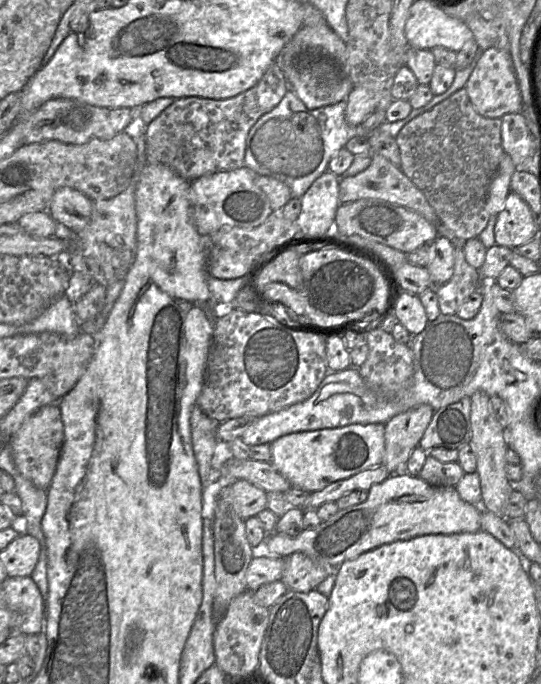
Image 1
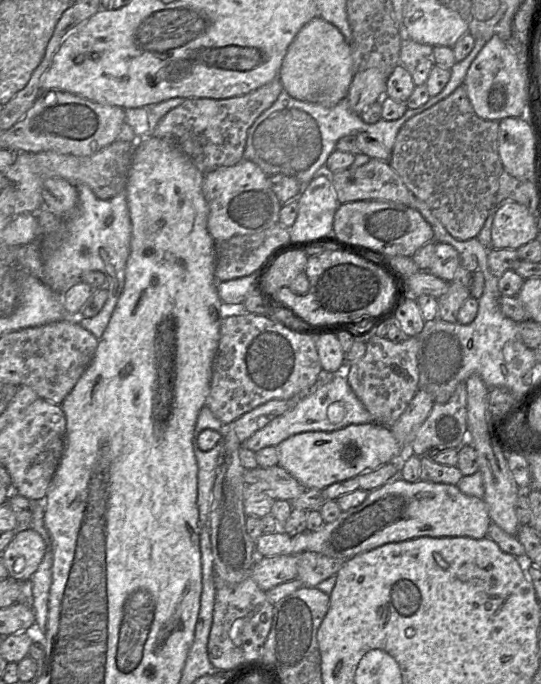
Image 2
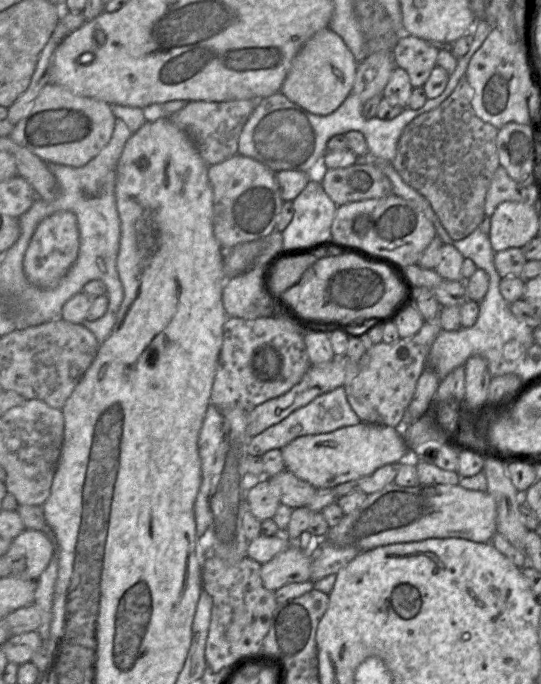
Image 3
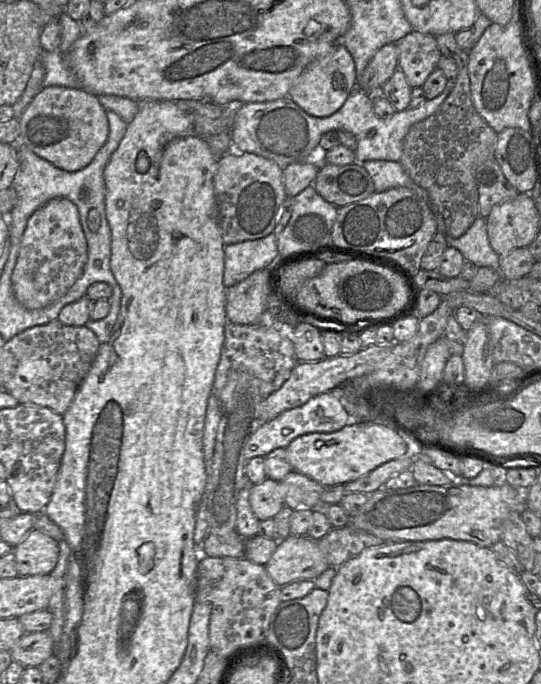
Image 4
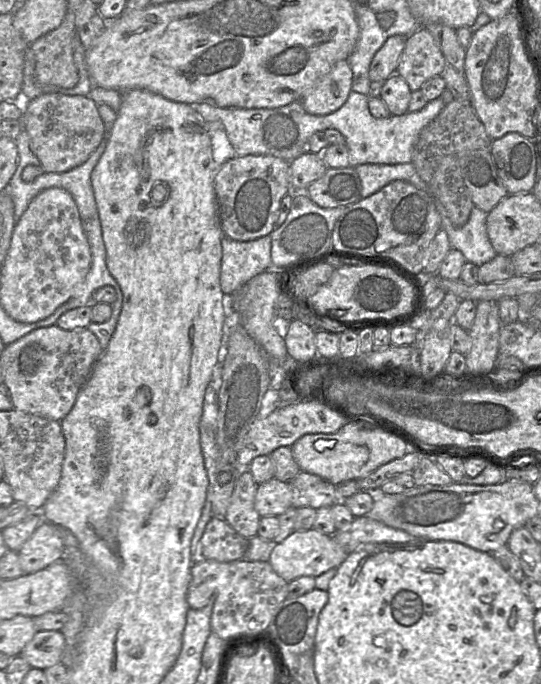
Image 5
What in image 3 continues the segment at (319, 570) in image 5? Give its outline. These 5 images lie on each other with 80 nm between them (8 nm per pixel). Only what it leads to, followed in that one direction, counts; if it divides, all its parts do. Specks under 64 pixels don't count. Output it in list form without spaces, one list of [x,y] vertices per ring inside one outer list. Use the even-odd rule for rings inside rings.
[[[291,544],[270,561],[261,565],[263,585],[272,592],[287,584],[308,581],[310,576],[309,554],[296,544]]]

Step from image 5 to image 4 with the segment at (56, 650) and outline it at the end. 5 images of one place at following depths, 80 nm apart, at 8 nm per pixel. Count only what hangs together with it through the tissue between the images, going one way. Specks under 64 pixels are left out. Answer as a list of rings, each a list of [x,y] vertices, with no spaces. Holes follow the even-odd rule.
[[[49,632],[26,633],[10,650],[12,660],[24,667],[38,667],[54,653],[54,640]]]

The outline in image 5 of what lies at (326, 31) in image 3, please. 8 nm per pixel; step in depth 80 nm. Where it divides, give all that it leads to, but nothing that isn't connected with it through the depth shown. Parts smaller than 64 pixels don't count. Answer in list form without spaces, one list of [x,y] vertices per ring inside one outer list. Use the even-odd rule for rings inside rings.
[[[340,60],[317,80],[300,102],[310,114],[331,114],[346,102],[352,90],[352,80],[353,72],[348,60]]]

